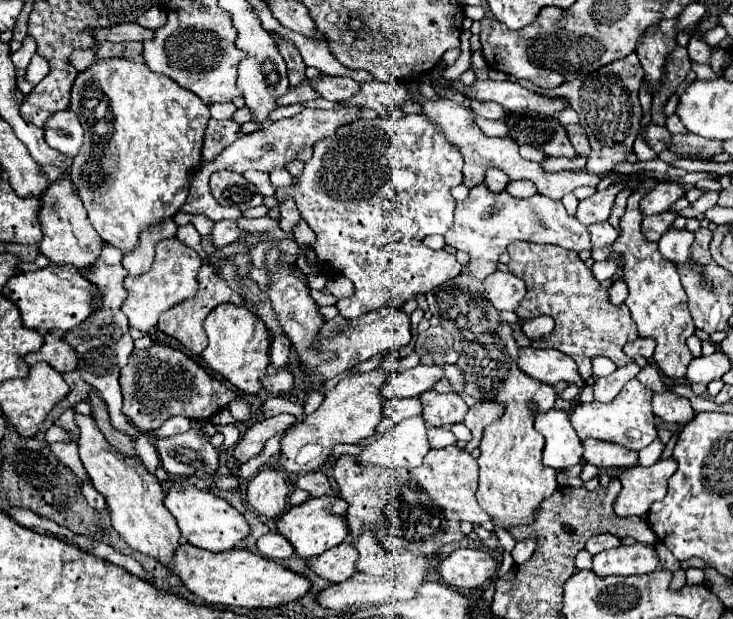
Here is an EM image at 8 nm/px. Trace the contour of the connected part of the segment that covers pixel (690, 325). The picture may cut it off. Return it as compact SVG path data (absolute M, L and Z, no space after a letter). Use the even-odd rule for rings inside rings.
M638 177L636 181L640 185L636 185L632 195L628 197L626 213L620 219L620 235L616 239L616 245L612 245L612 253L624 255L624 281L628 285L628 299L624 303L628 305L632 319L638 325L640 337L652 337L656 341L654 363L658 365L658 369L668 377L684 377L686 367L692 361L686 339L694 333L696 325L688 311L688 297L680 283L676 265L660 257L658 245L654 241L648 241L642 233L644 213L640 209L640 201L652 191L652 187L656 187L658 181L654 177Z

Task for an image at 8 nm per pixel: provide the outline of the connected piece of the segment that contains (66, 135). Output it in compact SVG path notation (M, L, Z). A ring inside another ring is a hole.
M60 111L48 119L48 125L44 127L44 137L52 149L68 157L76 157L84 143L84 129L80 121L76 121L76 115Z

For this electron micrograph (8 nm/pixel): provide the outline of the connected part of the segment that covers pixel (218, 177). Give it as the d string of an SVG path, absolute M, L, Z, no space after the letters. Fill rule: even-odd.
M216 171L210 177L210 189L220 205L238 207L240 211L262 205L264 201L262 193L244 175L230 171Z

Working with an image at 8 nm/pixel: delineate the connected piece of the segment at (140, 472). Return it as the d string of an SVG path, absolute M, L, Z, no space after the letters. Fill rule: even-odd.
M78 413L74 421L80 427L80 459L92 479L92 485L106 497L106 505L112 515L112 527L134 551L166 565L176 553L176 549L182 545L182 537L176 519L164 507L162 485L154 475L146 471L144 465L136 465L136 461L128 461L128 457L116 453L90 415Z

